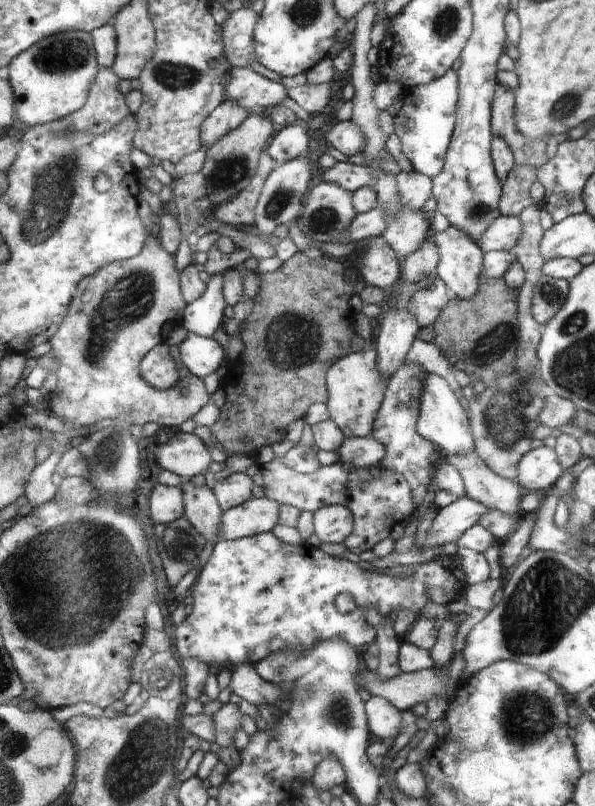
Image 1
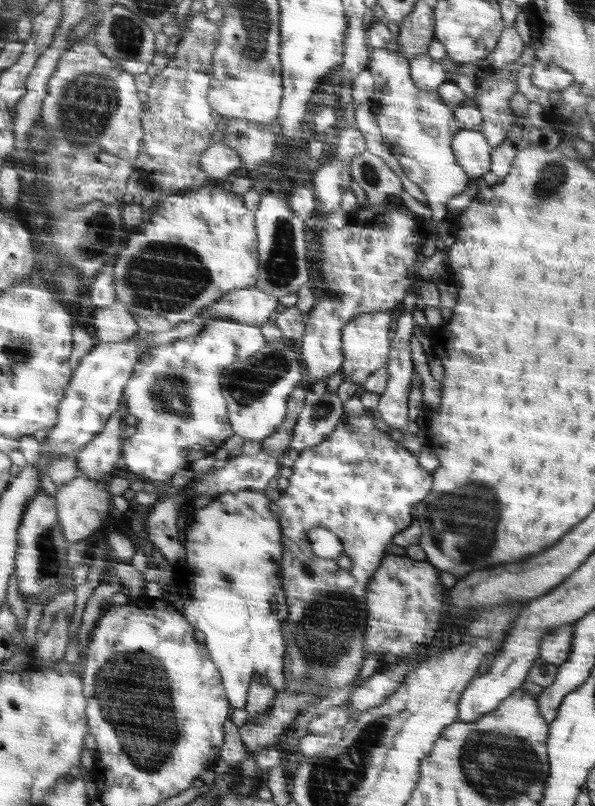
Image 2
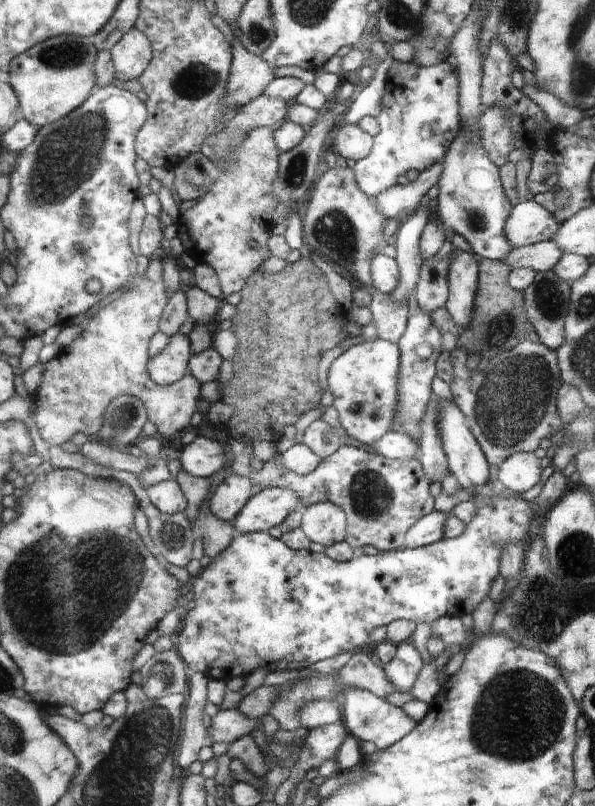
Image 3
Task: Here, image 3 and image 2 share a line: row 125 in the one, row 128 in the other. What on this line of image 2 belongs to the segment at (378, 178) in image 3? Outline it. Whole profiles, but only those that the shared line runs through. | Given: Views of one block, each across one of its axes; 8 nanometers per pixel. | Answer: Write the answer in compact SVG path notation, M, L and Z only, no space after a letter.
M390 46L386 49L375 49L374 52L372 52L370 61L369 61L369 69L368 69L372 75L372 79L374 79L375 83L375 93L373 97L372 102L372 111L374 115L376 115L376 121L378 121L378 127L380 128L380 132L382 136L388 138L390 140L391 146L389 147L390 152L394 154L394 156L397 158L397 160L400 163L400 166L402 167L404 174L406 177L408 177L408 180L412 181L414 184L417 184L420 186L420 190L426 194L427 201L429 207L432 209L432 216L431 219L434 222L433 229L437 230L437 223L440 220L448 219L448 210L446 209L446 204L448 204L448 201L453 196L456 196L456 194L460 194L462 191L464 191L466 188L468 188L470 181L472 180L470 177L466 175L466 172L464 172L463 168L457 163L456 157L454 156L454 150L452 150L451 142L453 139L453 136L461 129L460 122L455 120L454 111L449 109L449 107L441 100L441 96L439 95L439 92L436 91L425 91L425 90L419 90L415 83L411 80L410 72L409 72L409 60L405 60L405 56L402 56L402 54L398 51L393 49L393 46Z

